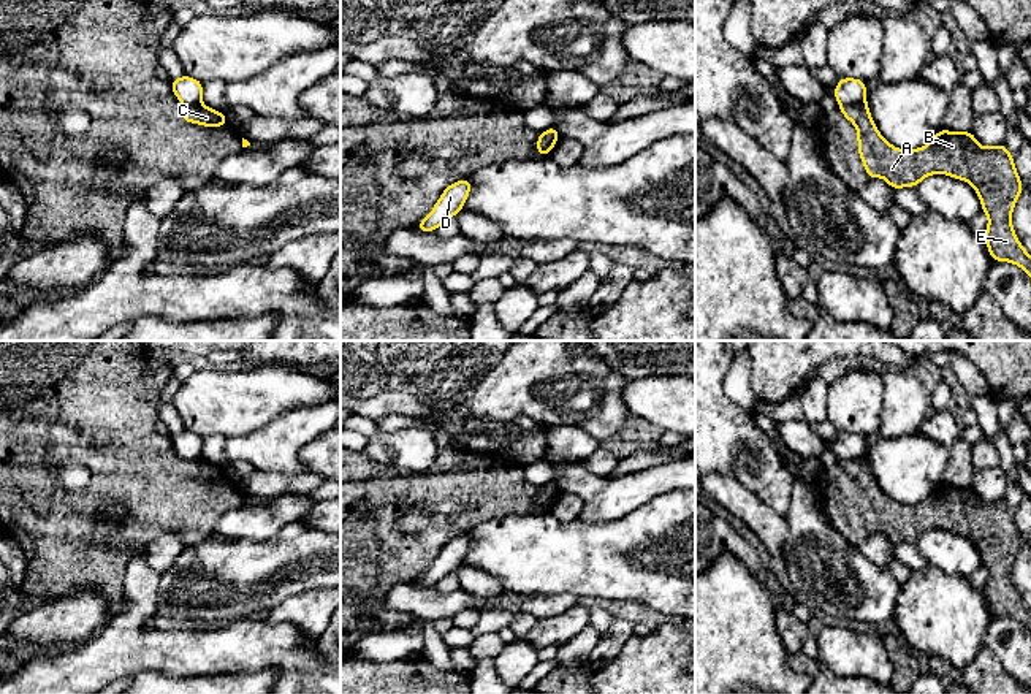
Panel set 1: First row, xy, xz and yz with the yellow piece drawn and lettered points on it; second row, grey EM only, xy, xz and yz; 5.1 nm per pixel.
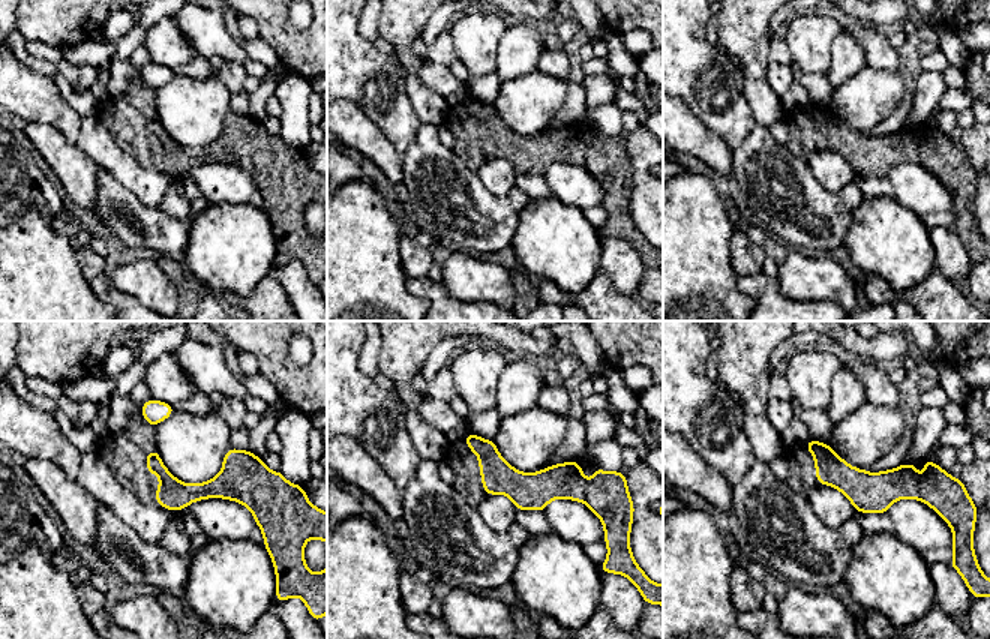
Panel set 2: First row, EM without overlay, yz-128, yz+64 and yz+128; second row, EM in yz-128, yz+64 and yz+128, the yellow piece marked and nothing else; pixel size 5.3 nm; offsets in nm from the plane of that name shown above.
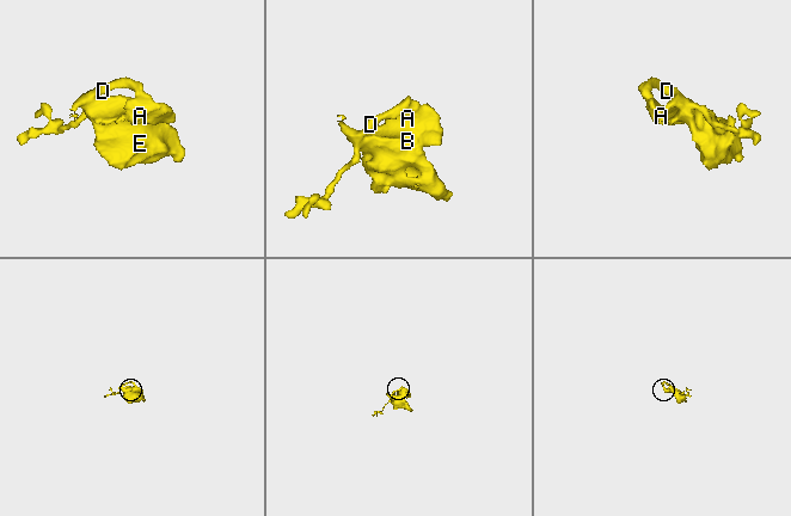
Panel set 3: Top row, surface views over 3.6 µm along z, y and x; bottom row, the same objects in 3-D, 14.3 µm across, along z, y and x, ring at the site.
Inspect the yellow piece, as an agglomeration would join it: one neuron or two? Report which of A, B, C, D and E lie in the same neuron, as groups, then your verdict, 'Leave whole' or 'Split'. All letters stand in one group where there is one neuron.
Groups: A B C E / D. Split

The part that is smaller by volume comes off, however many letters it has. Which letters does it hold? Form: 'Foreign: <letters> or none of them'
Foreign: D

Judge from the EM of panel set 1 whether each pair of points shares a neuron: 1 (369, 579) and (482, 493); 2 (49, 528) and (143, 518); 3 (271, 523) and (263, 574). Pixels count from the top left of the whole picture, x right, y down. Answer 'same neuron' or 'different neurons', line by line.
1: same neuron
2: same neuron
3: different neurons

